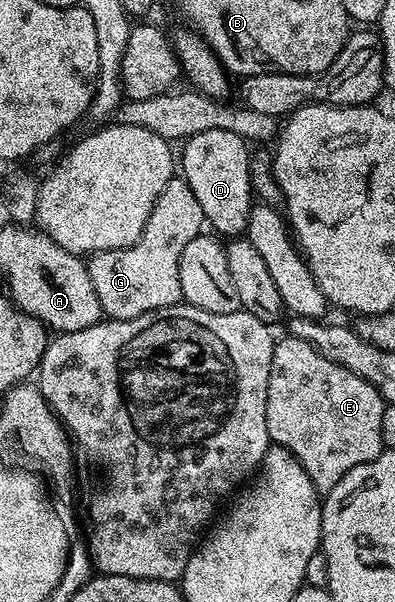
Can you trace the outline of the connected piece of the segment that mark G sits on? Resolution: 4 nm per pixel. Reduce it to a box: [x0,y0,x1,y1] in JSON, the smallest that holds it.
[87,177,205,319]

